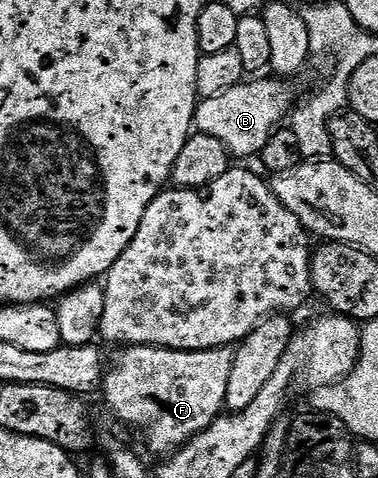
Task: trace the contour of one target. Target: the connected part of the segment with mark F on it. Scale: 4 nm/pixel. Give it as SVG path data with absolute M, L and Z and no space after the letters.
M132 344L110 357L101 381L101 393L123 424L143 435L147 448L159 458L178 452L225 412L225 389L233 371L235 348L173 350Z

